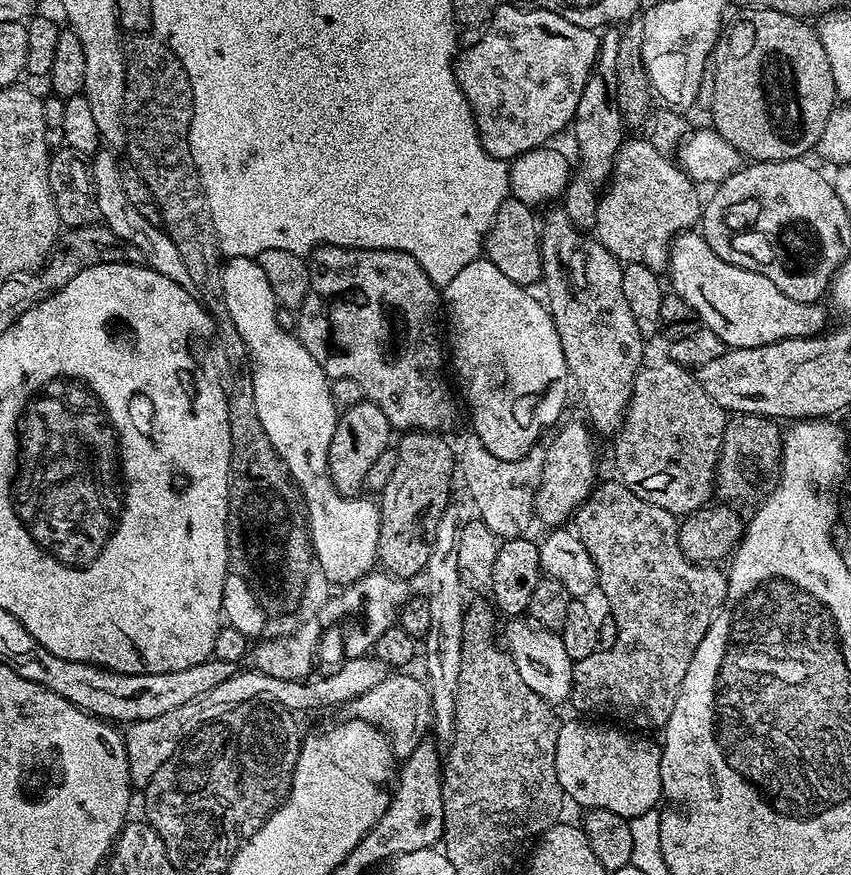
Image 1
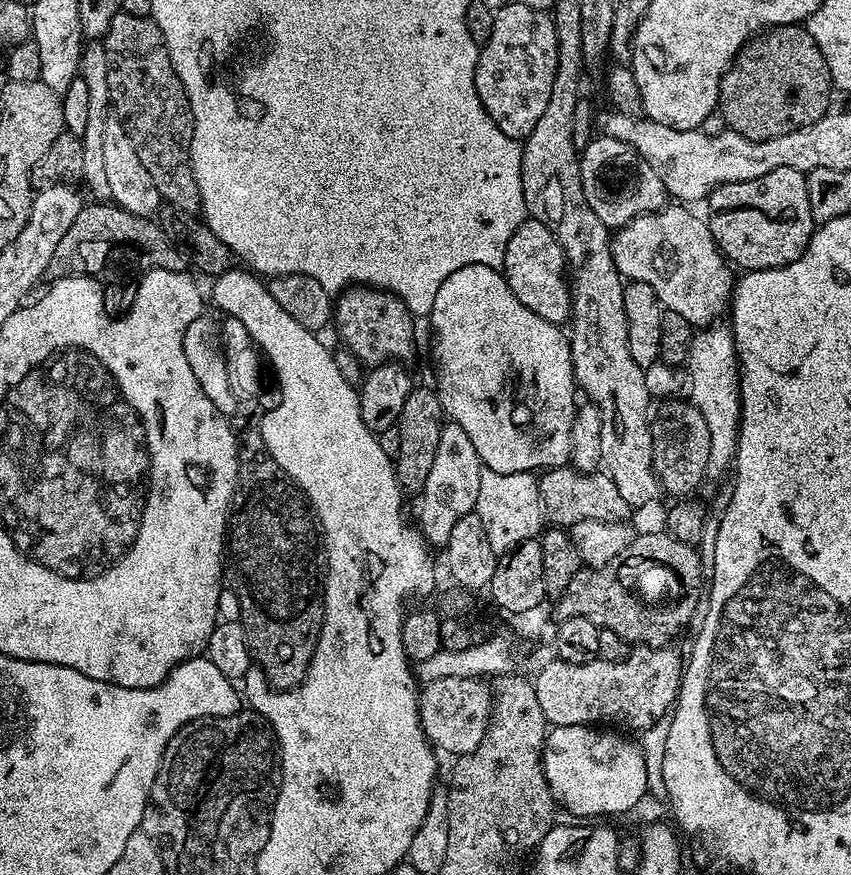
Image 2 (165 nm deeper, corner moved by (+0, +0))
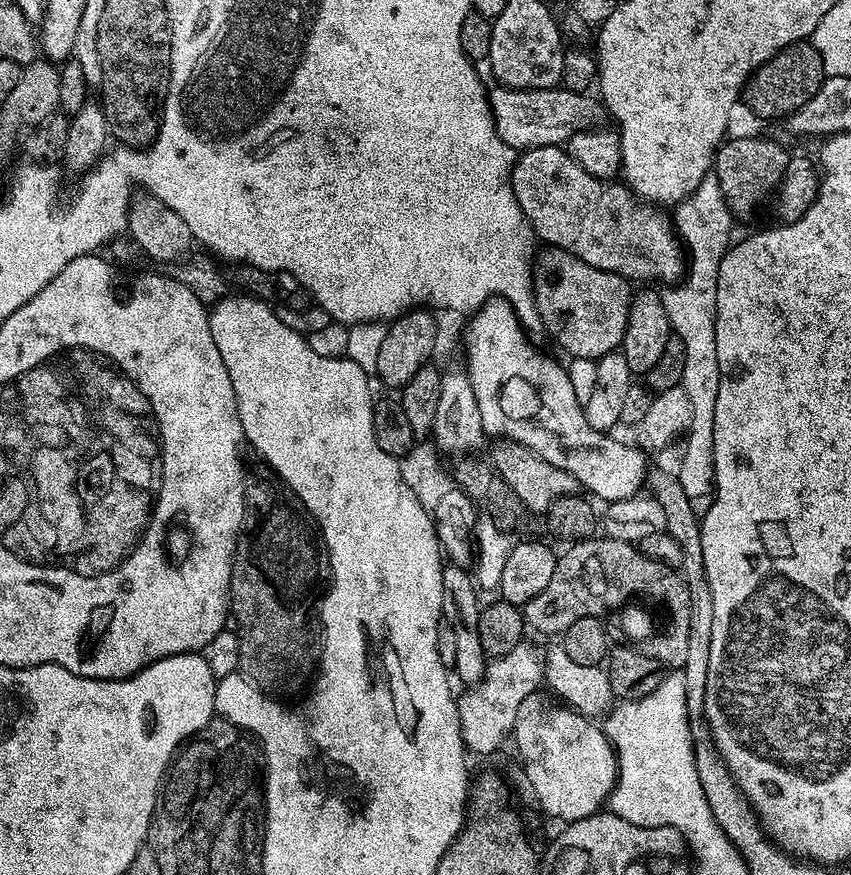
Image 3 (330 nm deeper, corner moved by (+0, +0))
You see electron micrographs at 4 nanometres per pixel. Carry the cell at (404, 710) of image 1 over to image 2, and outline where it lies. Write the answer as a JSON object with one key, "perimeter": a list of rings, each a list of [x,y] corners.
{"perimeter":[[[438,678],[423,685],[420,694],[420,725],[433,749],[453,752],[459,758],[478,750],[492,720],[494,692],[480,678]]]}

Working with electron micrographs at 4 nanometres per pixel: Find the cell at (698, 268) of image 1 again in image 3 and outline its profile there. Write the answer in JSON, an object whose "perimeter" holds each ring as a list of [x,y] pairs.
{"perimeter":[[[559,144],[523,149],[512,168],[512,189],[529,229],[534,236],[536,232],[538,239],[545,240],[545,245],[574,254],[574,258],[582,258],[582,262],[623,276],[629,282],[676,282],[685,275],[686,249],[677,235],[673,217],[663,207],[637,198],[623,183],[594,178]]]}

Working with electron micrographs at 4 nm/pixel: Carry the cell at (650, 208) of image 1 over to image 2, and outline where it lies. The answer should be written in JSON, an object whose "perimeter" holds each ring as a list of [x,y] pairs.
{"perimeter":[[[603,134],[593,138],[584,152],[580,153],[580,173],[582,190],[586,190],[590,210],[594,210],[594,214],[598,214],[598,218],[602,218],[610,230],[623,228],[635,216],[659,212],[665,207],[666,193],[662,178],[650,170],[650,162],[646,162],[646,158],[639,156],[626,142],[618,142],[618,138]]]}

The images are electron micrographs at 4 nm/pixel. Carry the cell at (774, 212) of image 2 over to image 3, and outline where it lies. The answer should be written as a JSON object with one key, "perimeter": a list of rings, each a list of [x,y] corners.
{"perimeter":[[[734,136],[725,139],[717,148],[714,171],[721,183],[722,194],[729,210],[733,214],[739,214],[754,211],[768,195],[769,199],[779,189],[790,152],[776,140],[763,140],[760,136]]]}

